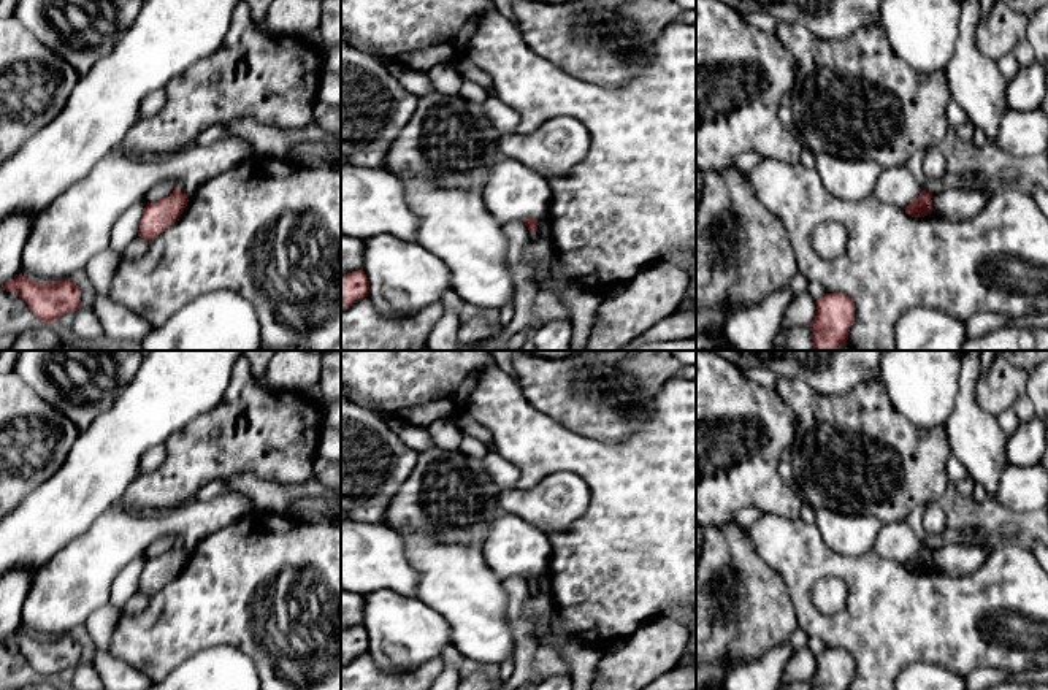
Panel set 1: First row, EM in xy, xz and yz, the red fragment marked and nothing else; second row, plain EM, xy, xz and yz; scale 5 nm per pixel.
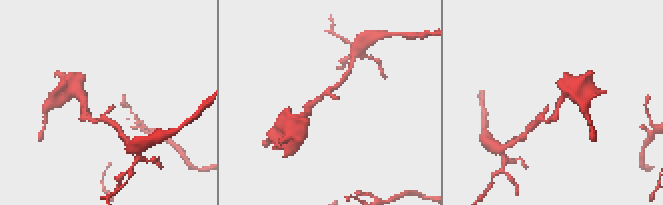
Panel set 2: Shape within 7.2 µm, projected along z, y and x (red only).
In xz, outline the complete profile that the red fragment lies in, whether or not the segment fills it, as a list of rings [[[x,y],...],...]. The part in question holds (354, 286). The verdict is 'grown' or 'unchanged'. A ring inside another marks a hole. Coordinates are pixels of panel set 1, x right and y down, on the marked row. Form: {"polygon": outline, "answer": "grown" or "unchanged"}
{"polygon": [[[363,270],[347,273],[341,278],[341,311],[347,309],[358,300],[368,297],[369,281]]], "answer": "unchanged"}

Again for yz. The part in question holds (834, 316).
{"polygon": [[[826,293],[817,300],[817,316],[810,322],[813,351],[837,351],[847,346],[855,322],[855,303],[842,293]]], "answer": "unchanged"}

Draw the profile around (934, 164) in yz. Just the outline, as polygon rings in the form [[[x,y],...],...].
[[[931,146],[924,152],[923,174],[926,178],[924,190],[934,194],[940,179],[947,174],[947,159],[939,146]]]

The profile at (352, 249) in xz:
[[[341,233],[341,278],[361,270],[365,262],[365,240]]]

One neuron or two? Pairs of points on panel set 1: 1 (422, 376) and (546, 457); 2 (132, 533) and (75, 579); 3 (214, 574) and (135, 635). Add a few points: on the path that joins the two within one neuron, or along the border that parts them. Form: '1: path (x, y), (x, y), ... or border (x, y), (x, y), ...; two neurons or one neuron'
1: border (484, 371), (465, 410); two neurons
2: path (118, 536), (89, 565); one neuron
3: path (195, 594), (154, 635); one neuron

